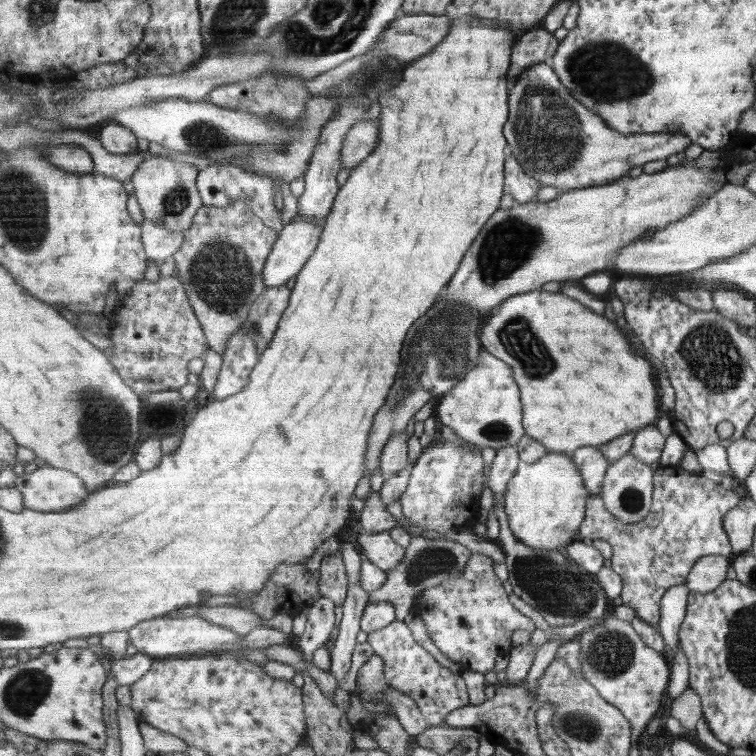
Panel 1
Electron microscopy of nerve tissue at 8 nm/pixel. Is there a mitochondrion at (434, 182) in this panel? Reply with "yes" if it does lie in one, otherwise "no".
no

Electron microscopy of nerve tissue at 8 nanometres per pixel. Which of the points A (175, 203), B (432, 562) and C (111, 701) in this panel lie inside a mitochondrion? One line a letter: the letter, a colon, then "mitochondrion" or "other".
A: mitochondrion
B: mitochondrion
C: other

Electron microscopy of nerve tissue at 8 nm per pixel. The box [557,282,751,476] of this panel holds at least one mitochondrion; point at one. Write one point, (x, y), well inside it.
(706, 351)

